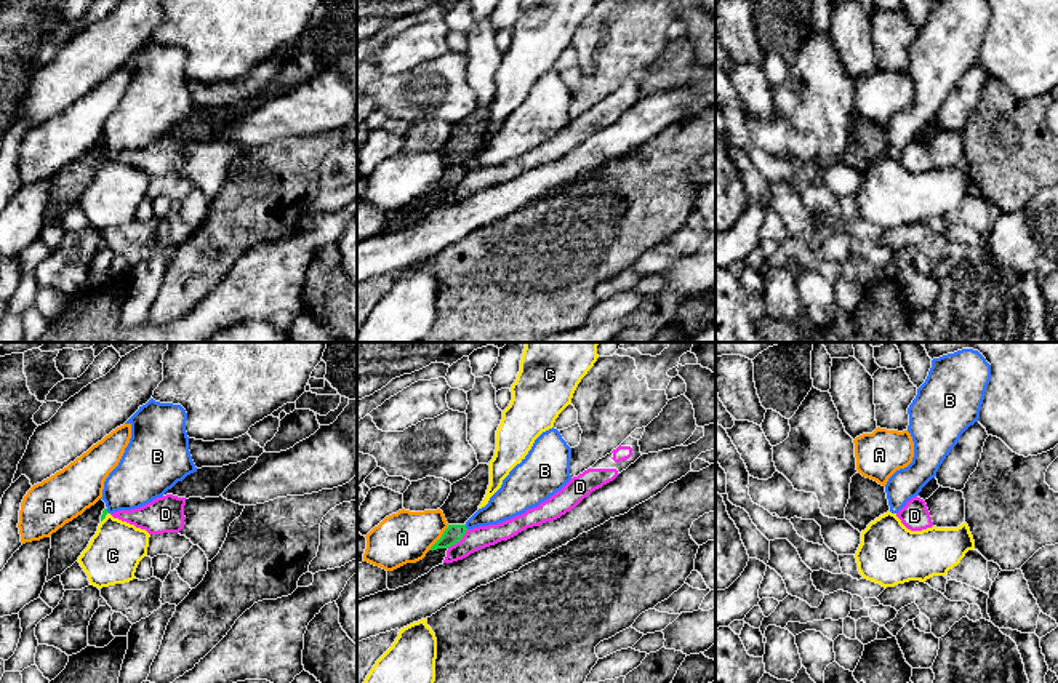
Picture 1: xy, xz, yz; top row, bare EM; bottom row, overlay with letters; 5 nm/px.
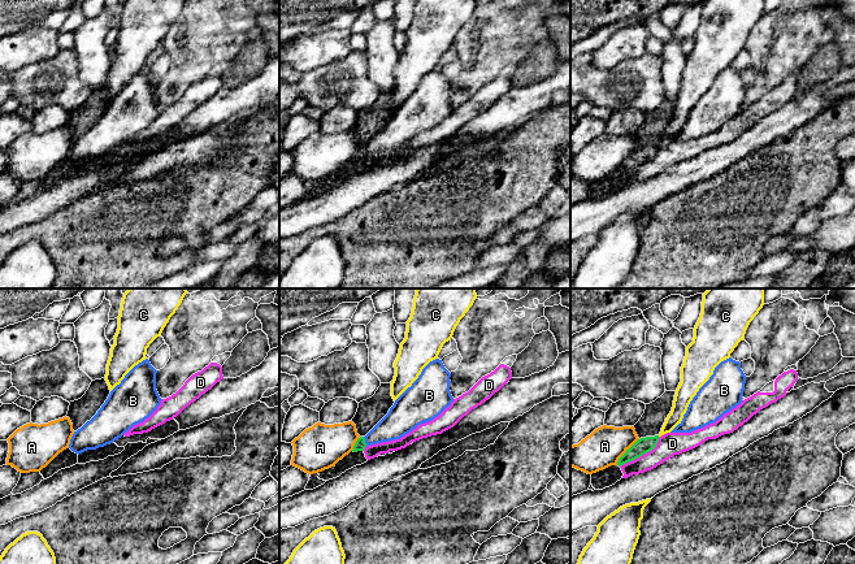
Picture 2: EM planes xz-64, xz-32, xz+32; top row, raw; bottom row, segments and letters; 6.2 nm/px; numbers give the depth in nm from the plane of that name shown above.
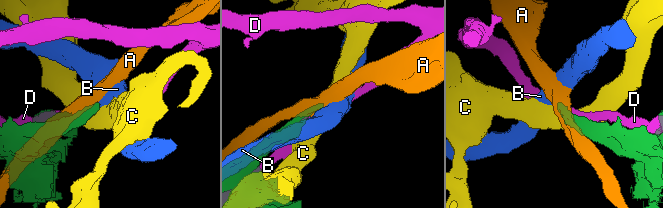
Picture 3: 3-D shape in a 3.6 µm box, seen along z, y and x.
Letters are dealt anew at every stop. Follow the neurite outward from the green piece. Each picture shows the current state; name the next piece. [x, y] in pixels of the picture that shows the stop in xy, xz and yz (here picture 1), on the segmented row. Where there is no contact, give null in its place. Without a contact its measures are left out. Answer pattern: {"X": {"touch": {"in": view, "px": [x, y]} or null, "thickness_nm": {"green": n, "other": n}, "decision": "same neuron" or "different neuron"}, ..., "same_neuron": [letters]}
{"A": {"touch": {"in": "xz", "px": [440, 538]}, "thickness_nm": {"green": 90, "other": 260}, "decision": "different neuron"}, "B": {"touch": {"in": "xz", "px": [464, 527]}, "thickness_nm": {"green": 90, "other": 160}, "decision": "different neuron"}, "C": {"touch": {"in": "xy", "px": [104, 517]}, "thickness_nm": {"green": 30, "other": 280}, "decision": "different neuron"}, "D": {"touch": {"in": "xz", "px": [458, 541]}, "thickness_nm": {"green": 90, "other": 110}, "decision": "different neuron"}, "same_neuron": []}

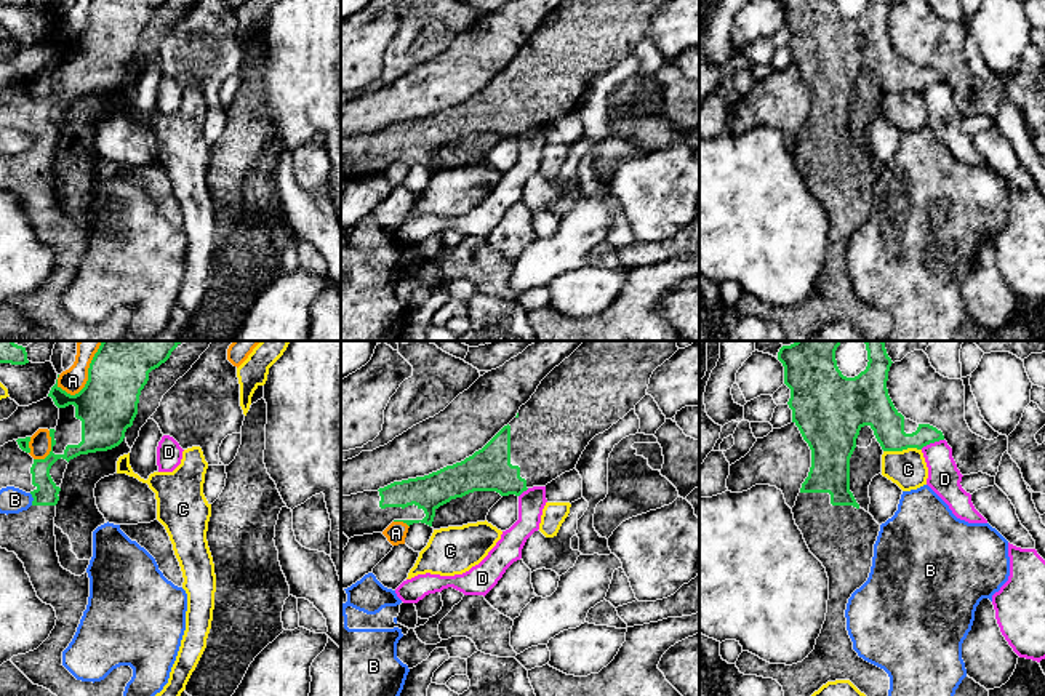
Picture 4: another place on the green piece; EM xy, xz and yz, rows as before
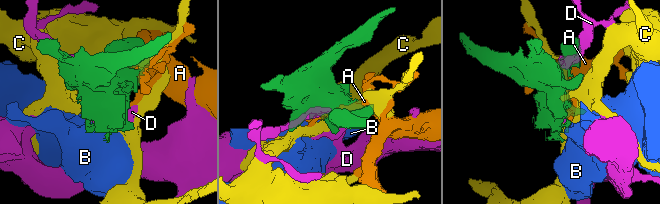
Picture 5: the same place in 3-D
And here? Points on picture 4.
{"A": {"touch": {"in": "xy", "px": [88, 378]}, "thickness_nm": {"green": 300, "other": 120}, "decision": "different neuron"}, "B": {"touch": {"in": "xy", "px": [34, 500]}, "thickness_nm": {"green": 120, "other": 130}, "decision": "different neuron"}, "C": {"touch": {"in": "yz", "px": [901, 450]}, "thickness_nm": {"green": 180, "other": 190}, "decision": "different neuron"}, "D": {"touch": {"in": "yz", "px": [932, 442]}, "thickness_nm": {"green": 160, "other": 160}, "decision": "different neuron"}, "same_neuron": []}

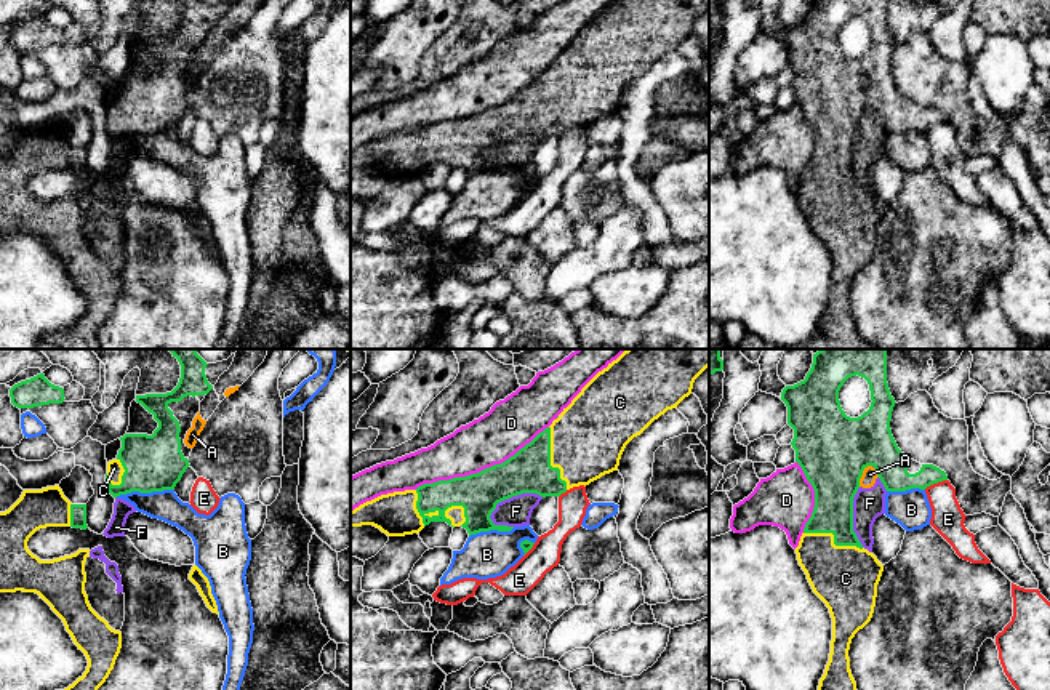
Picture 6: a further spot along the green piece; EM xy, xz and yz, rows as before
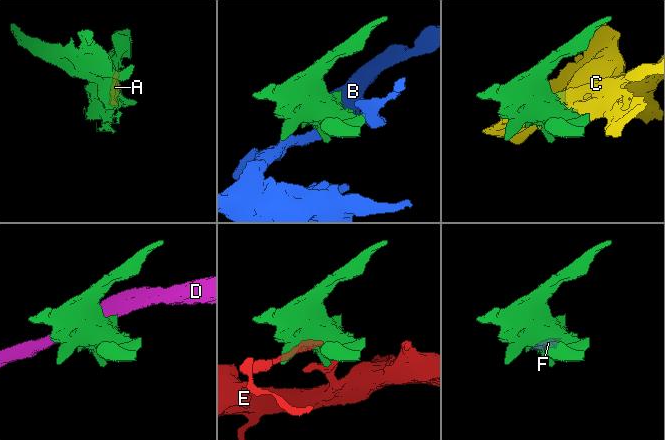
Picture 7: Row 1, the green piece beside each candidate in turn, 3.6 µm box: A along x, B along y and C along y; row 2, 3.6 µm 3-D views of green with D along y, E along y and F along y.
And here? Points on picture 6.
{"A": {"touch": {"in": "yz", "px": [861, 474]}, "thickness_nm": {"green": 360, "other": 80}, "decision": "different neuron"}, "B": {"touch": {"in": "xy", "px": [144, 492]}, "thickness_nm": {"green": 280, "other": 150}, "decision": "different neuron"}, "C": {"touch": {"in": "xz", "px": [549, 460]}, "thickness_nm": {"green": 220, "other": 380}, "decision": "same neuron"}, "D": {"touch": {"in": "xz", "px": [480, 471]}, "thickness_nm": {"green": 220, "other": 260}, "decision": "different neuron"}, "E": {"touch": {"in": "yz", "px": [935, 482]}, "thickness_nm": {"green": 160, "other": 160}, "decision": "different neuron"}, "F": {"touch": {"in": "xz", "px": [512, 495]}, "thickness_nm": {"green": 220, "other": 150}, "decision": "different neuron"}, "same_neuron": ["C"]}

